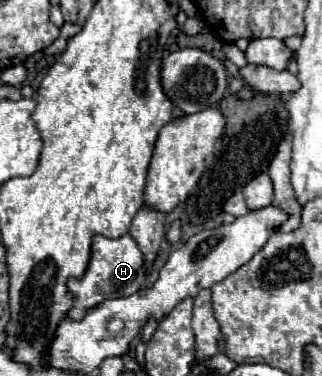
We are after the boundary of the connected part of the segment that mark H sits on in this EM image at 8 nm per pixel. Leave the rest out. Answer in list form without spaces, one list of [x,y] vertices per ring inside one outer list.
[[[125,234],[121,238],[105,238],[105,236],[95,236],[93,238],[93,248],[91,248],[91,262],[87,266],[87,272],[83,278],[75,280],[71,278],[67,282],[69,290],[75,296],[75,304],[69,312],[69,318],[83,318],[83,314],[97,306],[99,302],[107,300],[107,298],[123,298],[123,296],[131,296],[135,290],[143,288],[147,284],[147,274],[145,274],[145,256],[139,250],[137,242]]]

